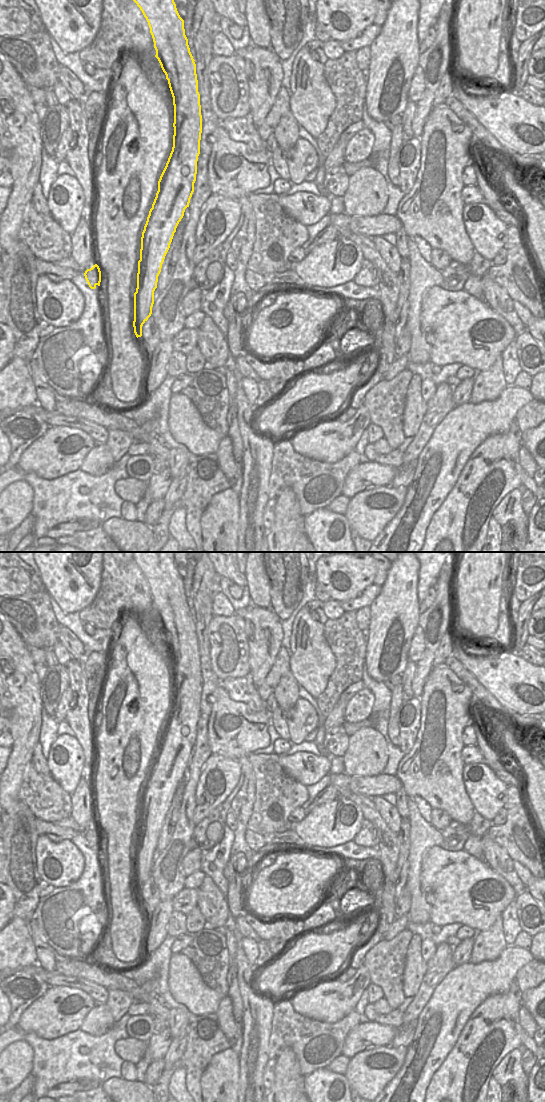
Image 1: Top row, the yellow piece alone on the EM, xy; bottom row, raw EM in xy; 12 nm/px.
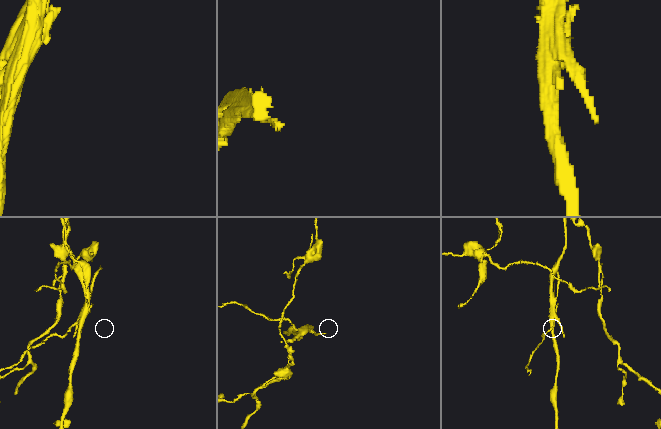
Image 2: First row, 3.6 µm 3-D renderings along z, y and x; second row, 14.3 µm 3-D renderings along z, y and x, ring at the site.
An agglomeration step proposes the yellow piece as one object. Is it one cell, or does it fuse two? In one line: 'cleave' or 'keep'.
cleave

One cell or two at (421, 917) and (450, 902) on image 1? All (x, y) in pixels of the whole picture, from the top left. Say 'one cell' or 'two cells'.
two cells

